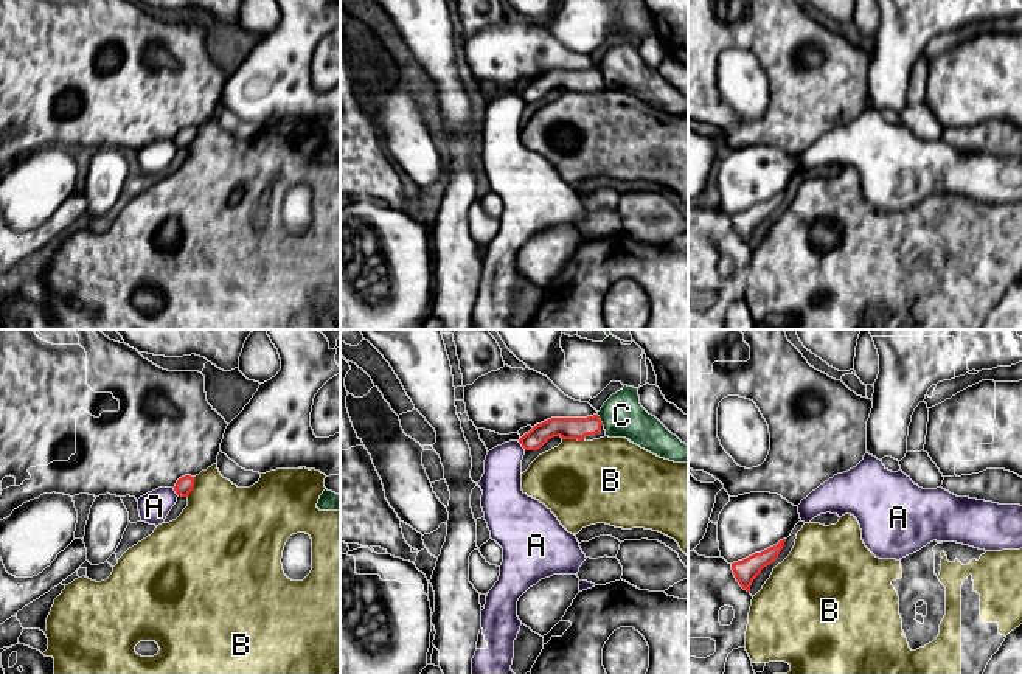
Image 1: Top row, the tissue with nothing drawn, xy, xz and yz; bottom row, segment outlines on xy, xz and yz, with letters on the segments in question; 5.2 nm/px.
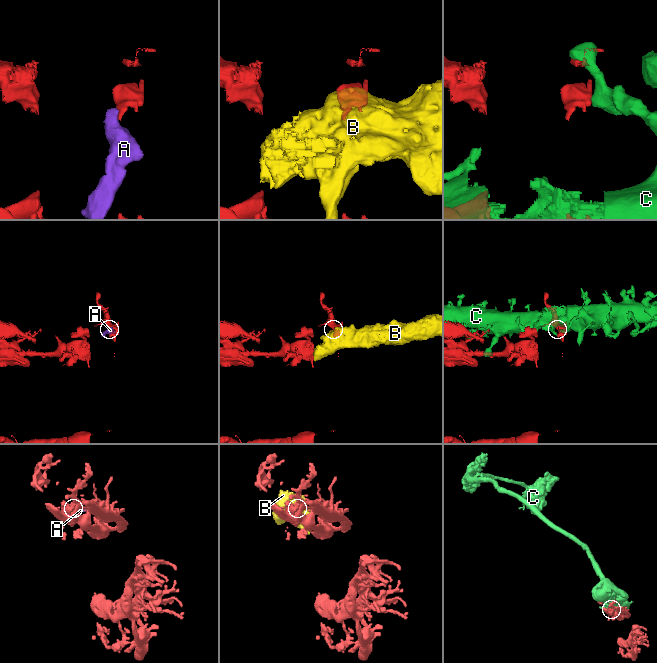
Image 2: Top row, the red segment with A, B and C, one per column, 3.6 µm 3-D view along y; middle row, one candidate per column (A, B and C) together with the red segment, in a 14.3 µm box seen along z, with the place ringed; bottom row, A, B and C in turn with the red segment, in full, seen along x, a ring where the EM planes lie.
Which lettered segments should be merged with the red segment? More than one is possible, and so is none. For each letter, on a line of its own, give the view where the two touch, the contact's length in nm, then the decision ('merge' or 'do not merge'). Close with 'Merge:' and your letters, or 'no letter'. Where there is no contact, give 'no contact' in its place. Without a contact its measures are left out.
A: meets red in xz; contact 60 nm long; do not merge
B: meets red in xz; contact 110 nm long; do not merge
C: meets red in xz; contact 70 nm long; do not merge
Merge: no letter

